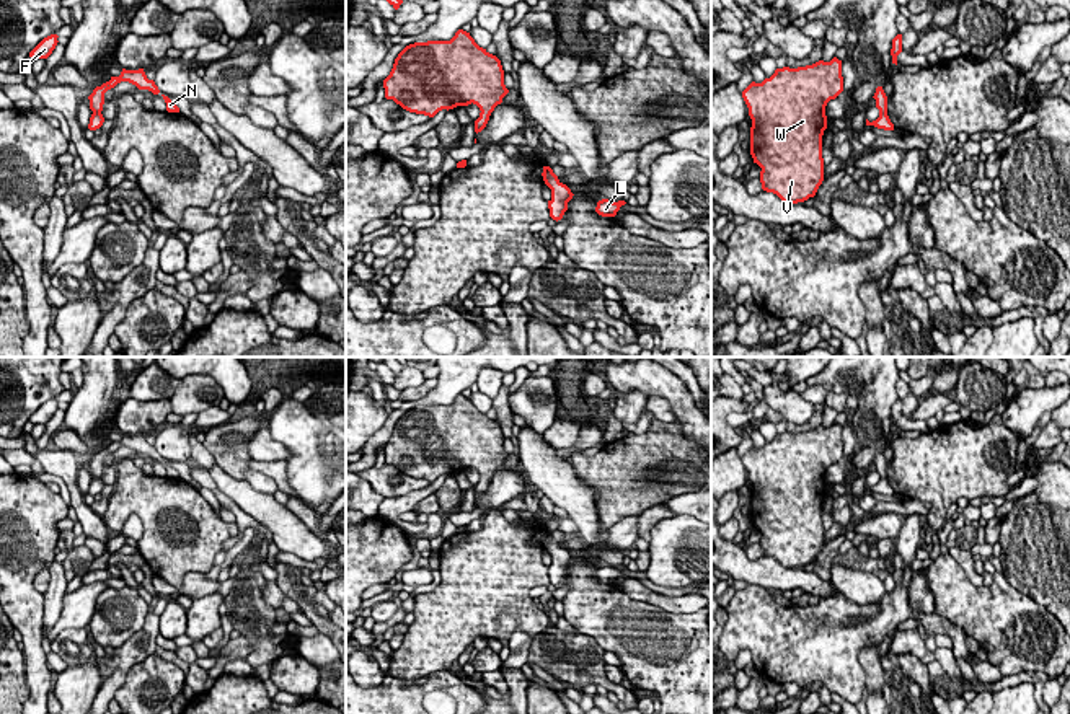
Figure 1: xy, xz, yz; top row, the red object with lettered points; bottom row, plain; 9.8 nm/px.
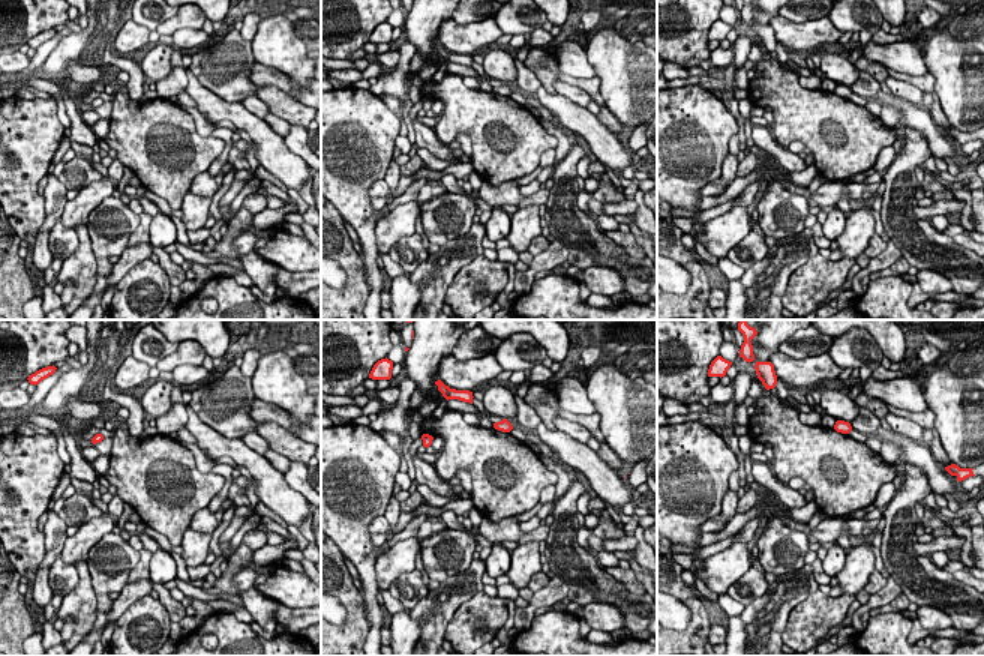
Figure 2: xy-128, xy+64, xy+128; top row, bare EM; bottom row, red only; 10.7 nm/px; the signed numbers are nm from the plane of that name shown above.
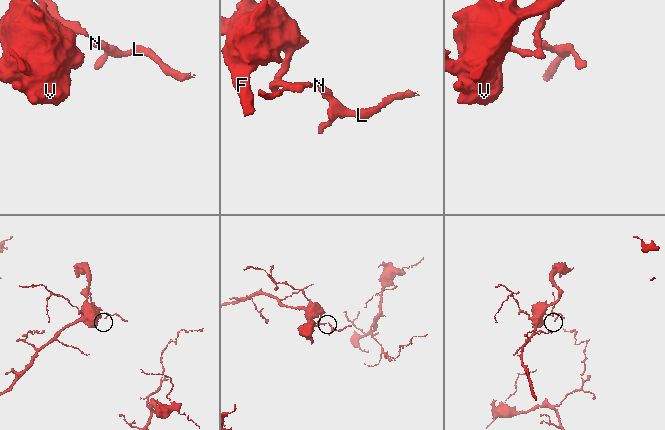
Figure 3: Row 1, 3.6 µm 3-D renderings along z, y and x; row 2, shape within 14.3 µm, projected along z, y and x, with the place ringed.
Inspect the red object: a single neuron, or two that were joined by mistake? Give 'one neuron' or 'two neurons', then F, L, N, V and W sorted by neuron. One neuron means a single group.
two neurons; F V W / L N

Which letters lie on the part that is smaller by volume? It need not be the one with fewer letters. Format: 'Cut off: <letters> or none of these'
Cut off: L, N

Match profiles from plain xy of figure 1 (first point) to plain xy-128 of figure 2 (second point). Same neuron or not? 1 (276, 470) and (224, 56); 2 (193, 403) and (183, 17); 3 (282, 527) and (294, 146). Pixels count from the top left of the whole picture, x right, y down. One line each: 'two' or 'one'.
1: two
2: one
3: two

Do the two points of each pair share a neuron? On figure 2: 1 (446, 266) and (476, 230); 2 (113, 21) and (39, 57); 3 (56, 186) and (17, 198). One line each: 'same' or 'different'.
1: same
2: different
3: different

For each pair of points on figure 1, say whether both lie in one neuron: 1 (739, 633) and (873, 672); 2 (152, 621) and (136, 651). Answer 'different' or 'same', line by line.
1: different
2: same

